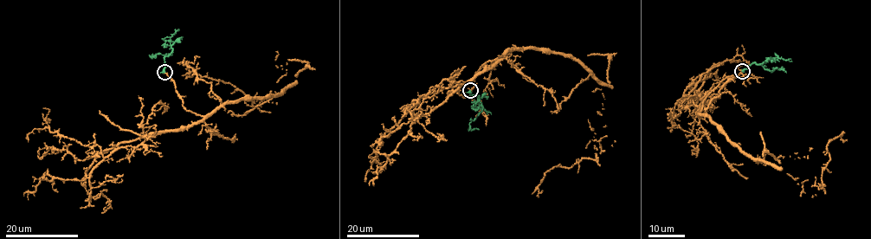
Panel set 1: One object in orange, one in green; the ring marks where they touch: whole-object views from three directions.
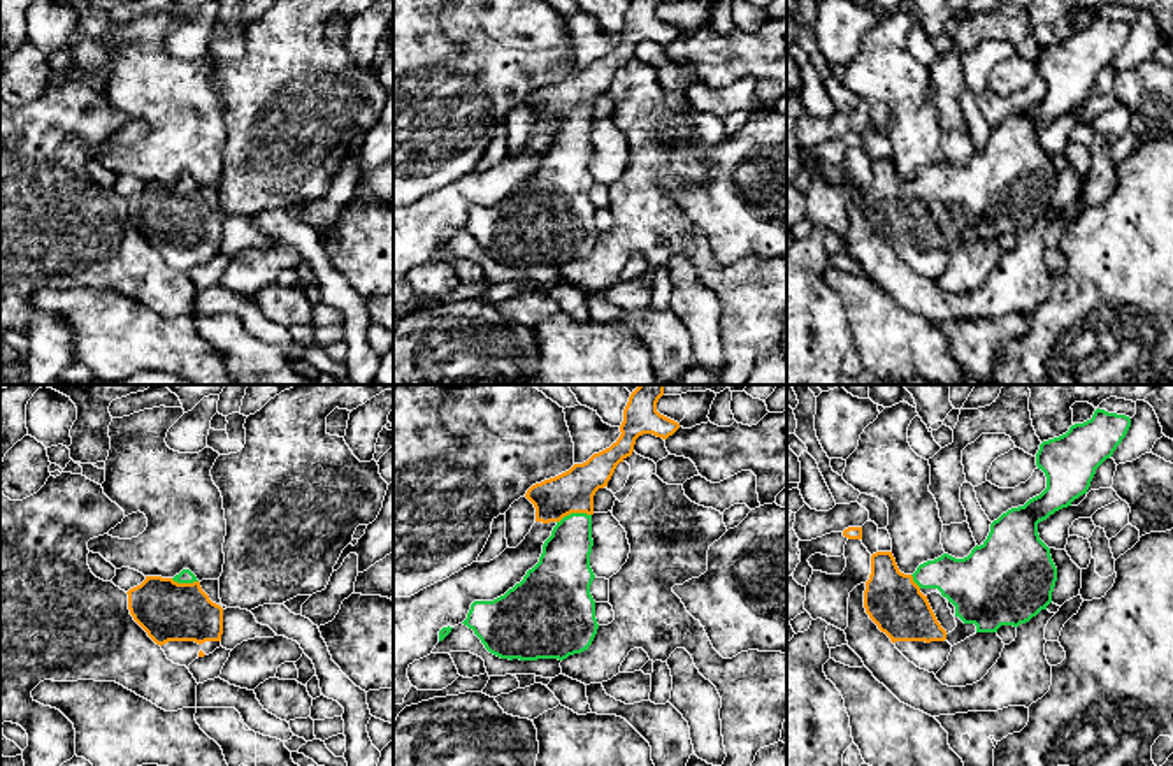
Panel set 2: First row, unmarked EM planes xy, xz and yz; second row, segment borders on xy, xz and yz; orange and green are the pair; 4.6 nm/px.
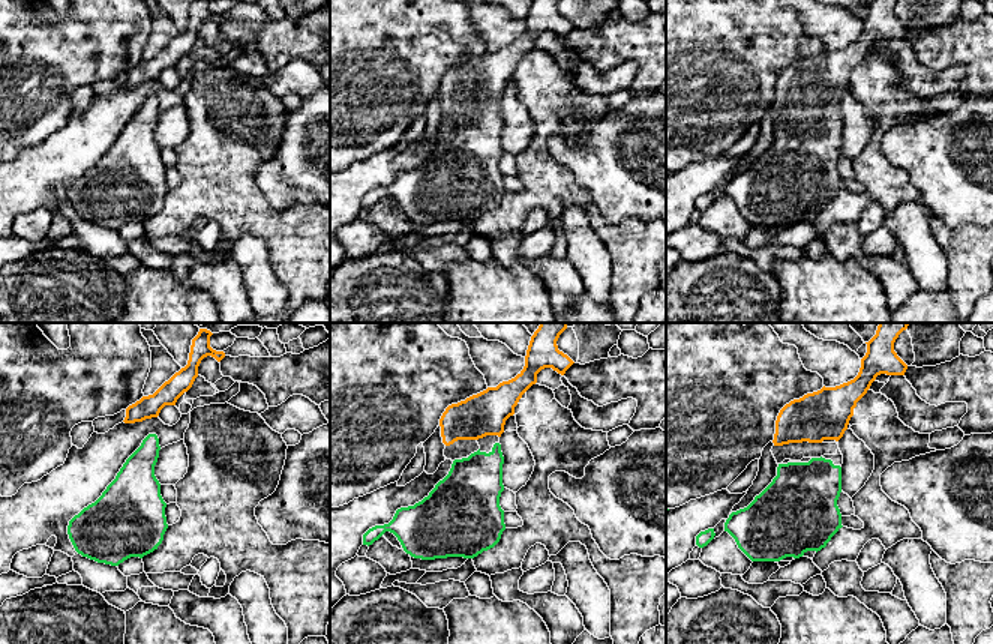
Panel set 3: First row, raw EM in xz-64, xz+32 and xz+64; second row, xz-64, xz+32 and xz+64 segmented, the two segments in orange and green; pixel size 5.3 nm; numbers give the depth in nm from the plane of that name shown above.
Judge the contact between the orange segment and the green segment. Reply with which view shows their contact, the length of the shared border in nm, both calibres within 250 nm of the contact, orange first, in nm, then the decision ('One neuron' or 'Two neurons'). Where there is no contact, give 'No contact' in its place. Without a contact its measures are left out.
Touches orange in xz. Shared border 170 nm. Thickness 190 nm (orange) against 240 nm. One neuron

